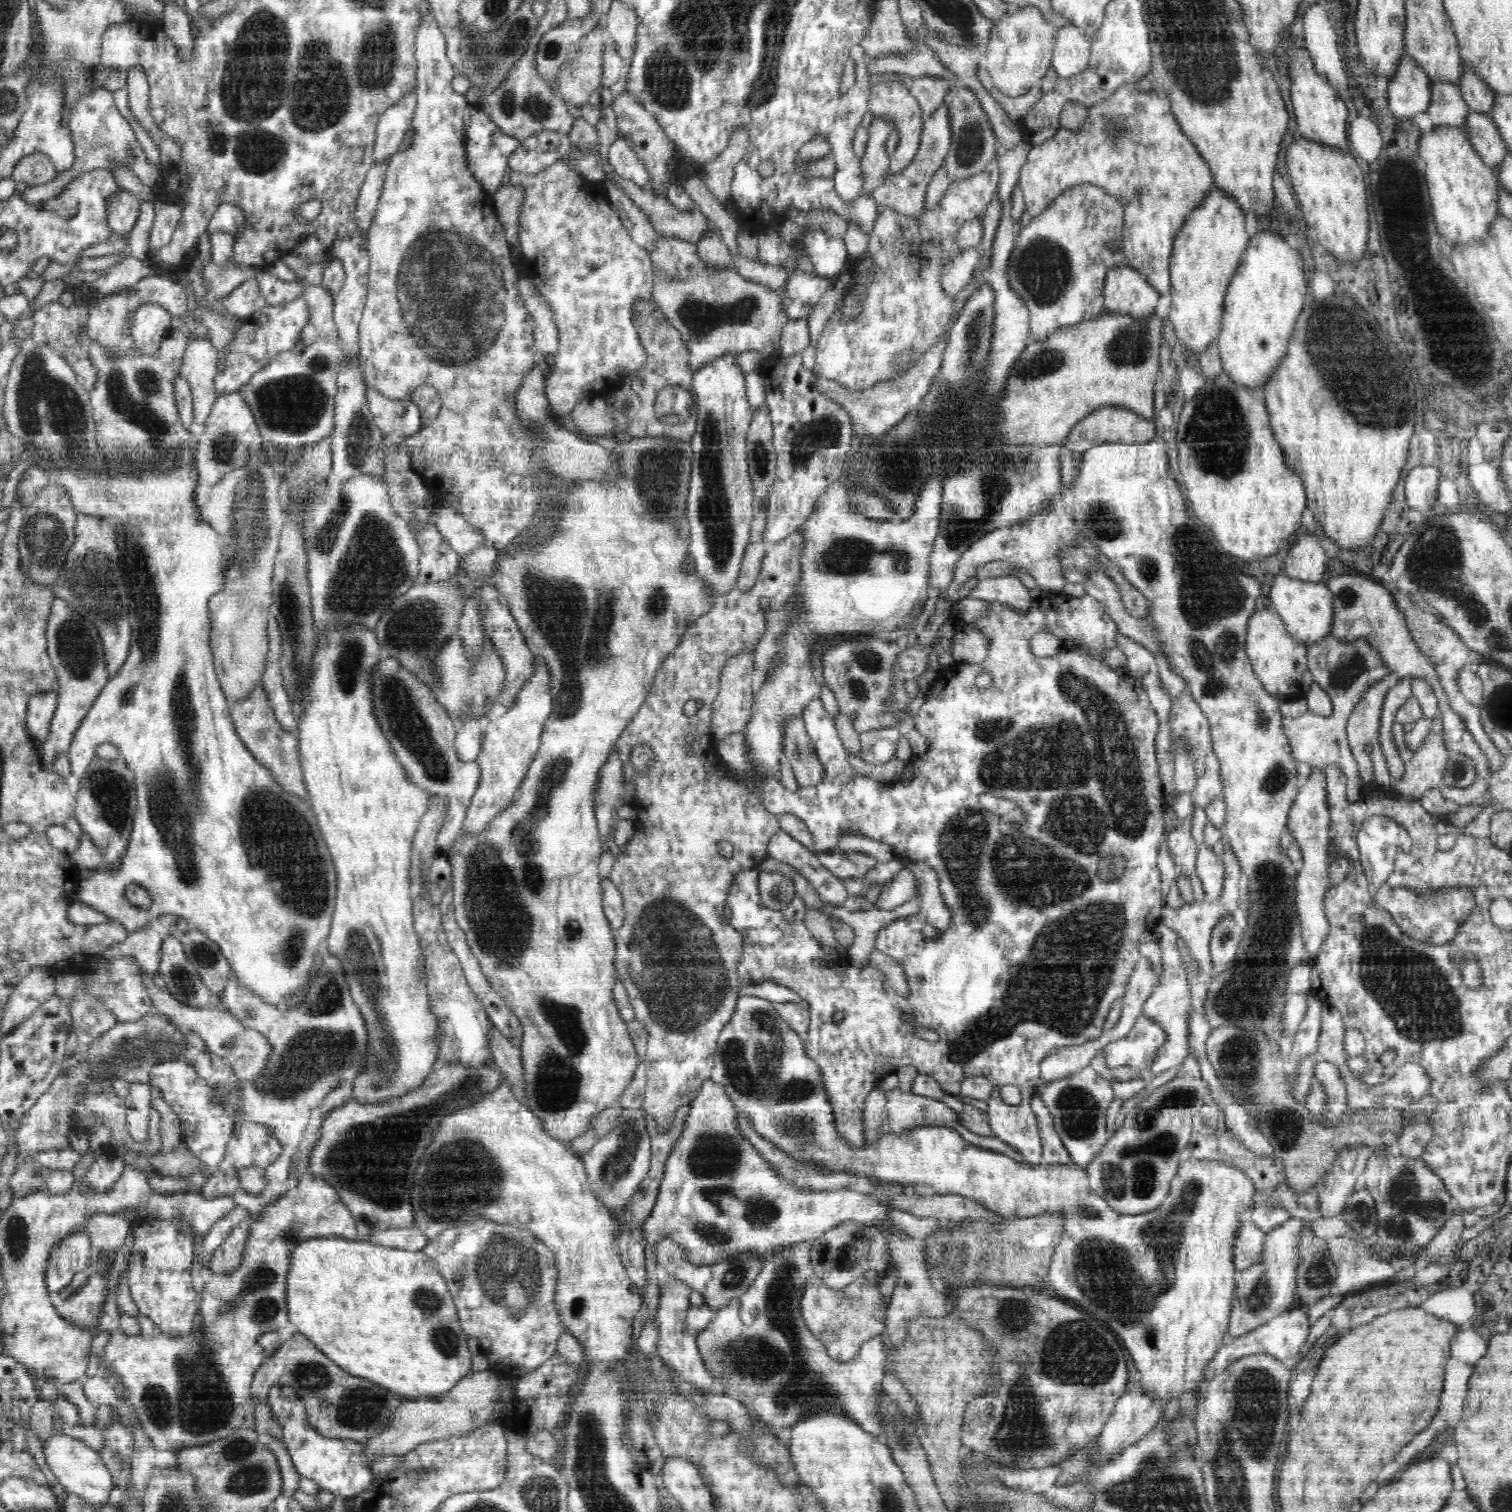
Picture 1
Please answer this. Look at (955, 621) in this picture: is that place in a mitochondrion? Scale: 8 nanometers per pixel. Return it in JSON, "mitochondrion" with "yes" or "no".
{"mitochondrion":"no"}

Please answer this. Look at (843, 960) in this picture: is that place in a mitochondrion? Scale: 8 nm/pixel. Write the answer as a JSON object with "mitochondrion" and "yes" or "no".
{"mitochondrion":"no"}

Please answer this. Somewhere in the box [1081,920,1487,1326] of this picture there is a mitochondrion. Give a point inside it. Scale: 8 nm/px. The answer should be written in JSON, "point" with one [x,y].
{"point":[1414,991]}

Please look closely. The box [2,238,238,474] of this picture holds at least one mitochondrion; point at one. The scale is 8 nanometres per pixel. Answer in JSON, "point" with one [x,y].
{"point":[47,407]}

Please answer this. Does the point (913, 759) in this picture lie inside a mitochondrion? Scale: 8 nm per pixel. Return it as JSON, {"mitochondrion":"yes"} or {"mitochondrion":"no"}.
{"mitochondrion":"no"}

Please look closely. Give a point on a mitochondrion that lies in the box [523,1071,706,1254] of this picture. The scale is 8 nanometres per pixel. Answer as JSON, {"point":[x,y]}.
{"point":[629,1136]}

